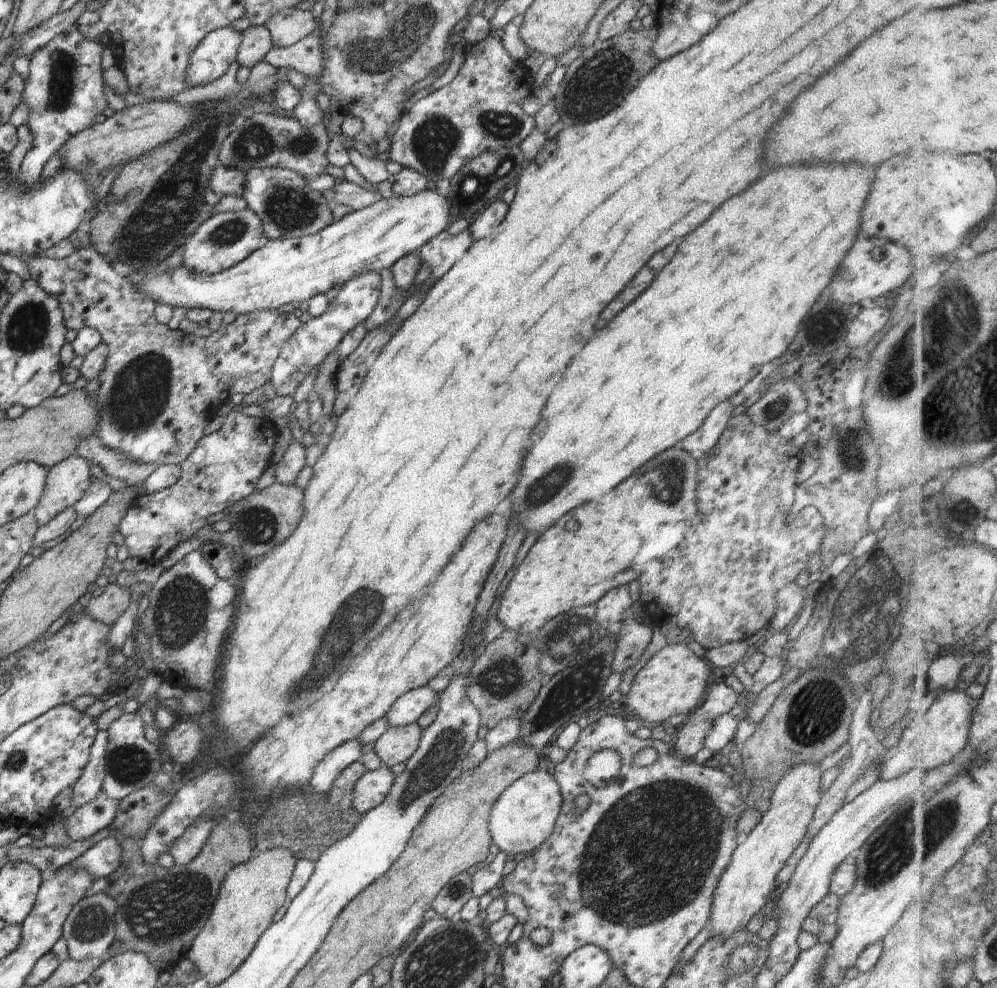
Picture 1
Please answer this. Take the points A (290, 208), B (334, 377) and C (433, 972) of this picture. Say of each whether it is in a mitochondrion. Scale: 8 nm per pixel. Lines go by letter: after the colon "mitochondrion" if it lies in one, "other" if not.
A: mitochondrion
B: other
C: mitochondrion

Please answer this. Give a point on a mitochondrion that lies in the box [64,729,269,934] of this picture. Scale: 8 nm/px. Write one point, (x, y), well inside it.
(132, 764)

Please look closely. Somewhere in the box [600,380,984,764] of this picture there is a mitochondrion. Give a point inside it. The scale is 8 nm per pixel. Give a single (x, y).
(860, 622)

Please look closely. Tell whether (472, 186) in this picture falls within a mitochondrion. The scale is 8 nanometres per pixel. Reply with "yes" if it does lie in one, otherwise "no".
yes

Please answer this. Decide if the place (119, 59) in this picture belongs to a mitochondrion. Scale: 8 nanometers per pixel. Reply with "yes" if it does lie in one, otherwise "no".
no

